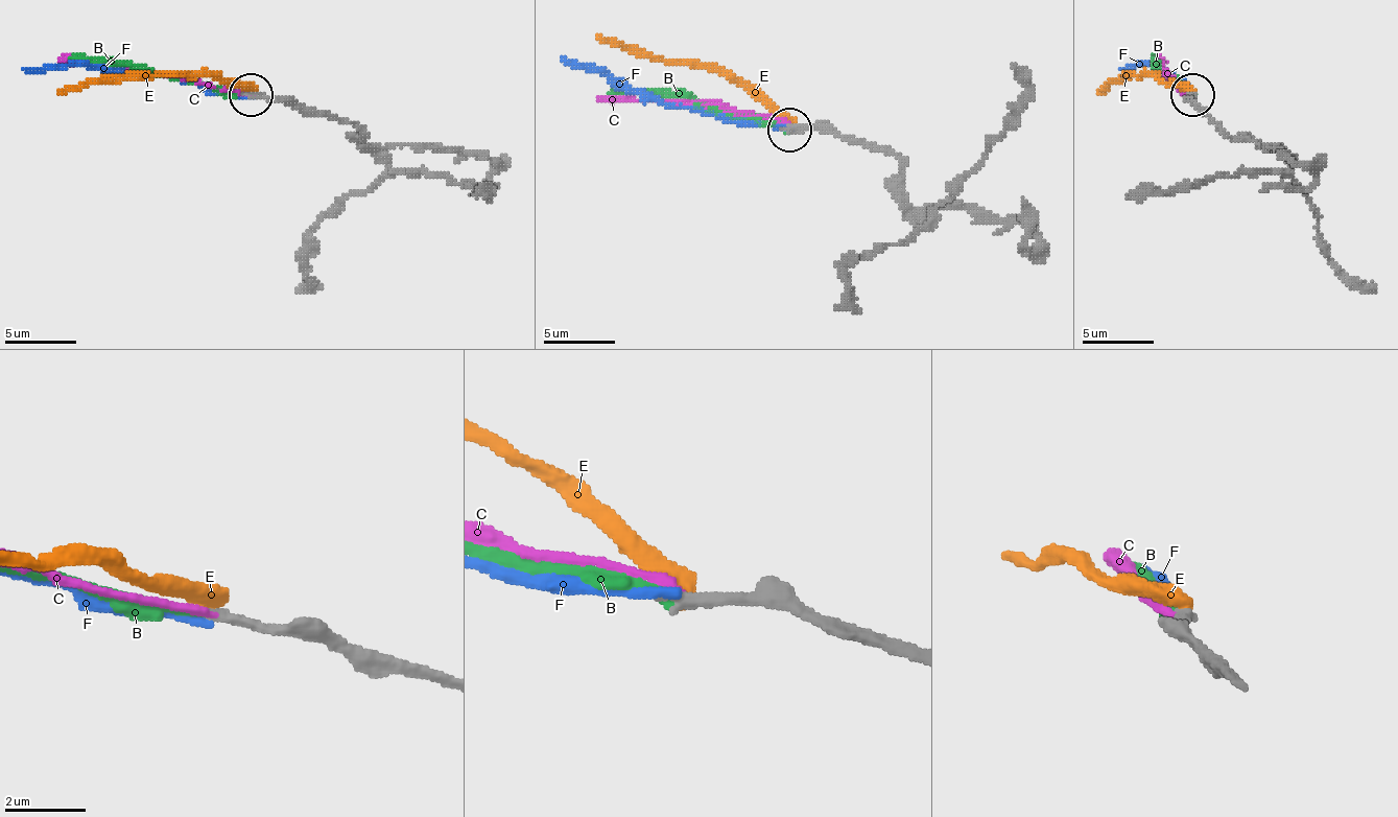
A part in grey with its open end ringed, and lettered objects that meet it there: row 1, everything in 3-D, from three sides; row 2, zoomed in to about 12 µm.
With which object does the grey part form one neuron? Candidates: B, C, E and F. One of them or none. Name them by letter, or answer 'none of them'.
none of them

